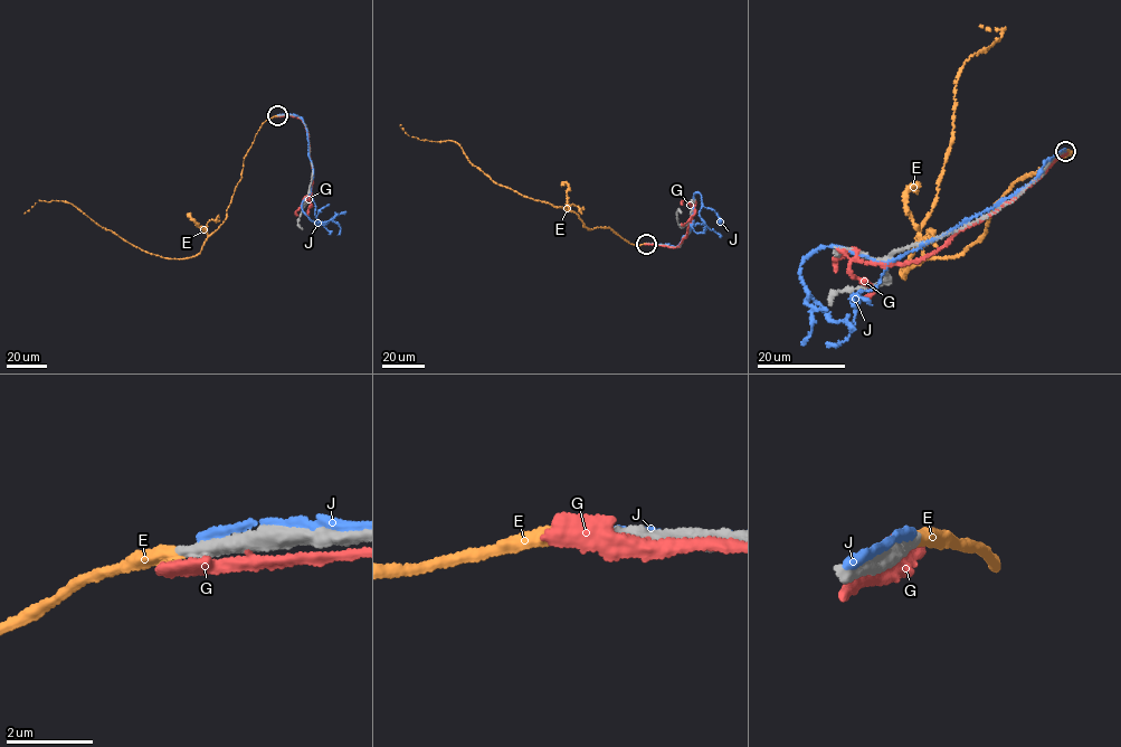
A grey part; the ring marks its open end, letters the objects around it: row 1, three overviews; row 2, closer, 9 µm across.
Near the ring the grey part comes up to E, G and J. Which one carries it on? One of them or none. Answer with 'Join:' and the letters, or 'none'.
Join: E

